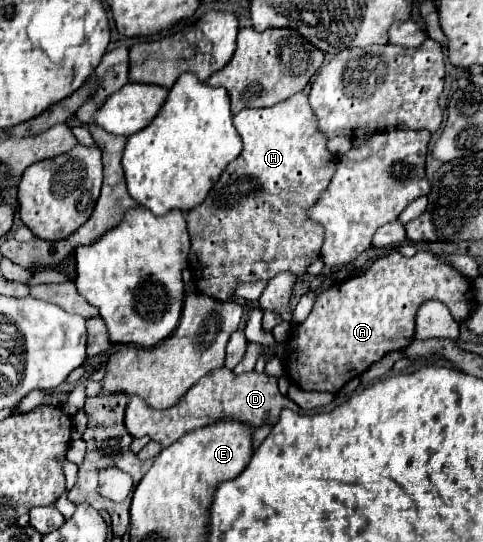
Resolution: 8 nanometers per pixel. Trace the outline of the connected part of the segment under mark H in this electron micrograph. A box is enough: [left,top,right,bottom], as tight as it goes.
[185,92,339,302]

